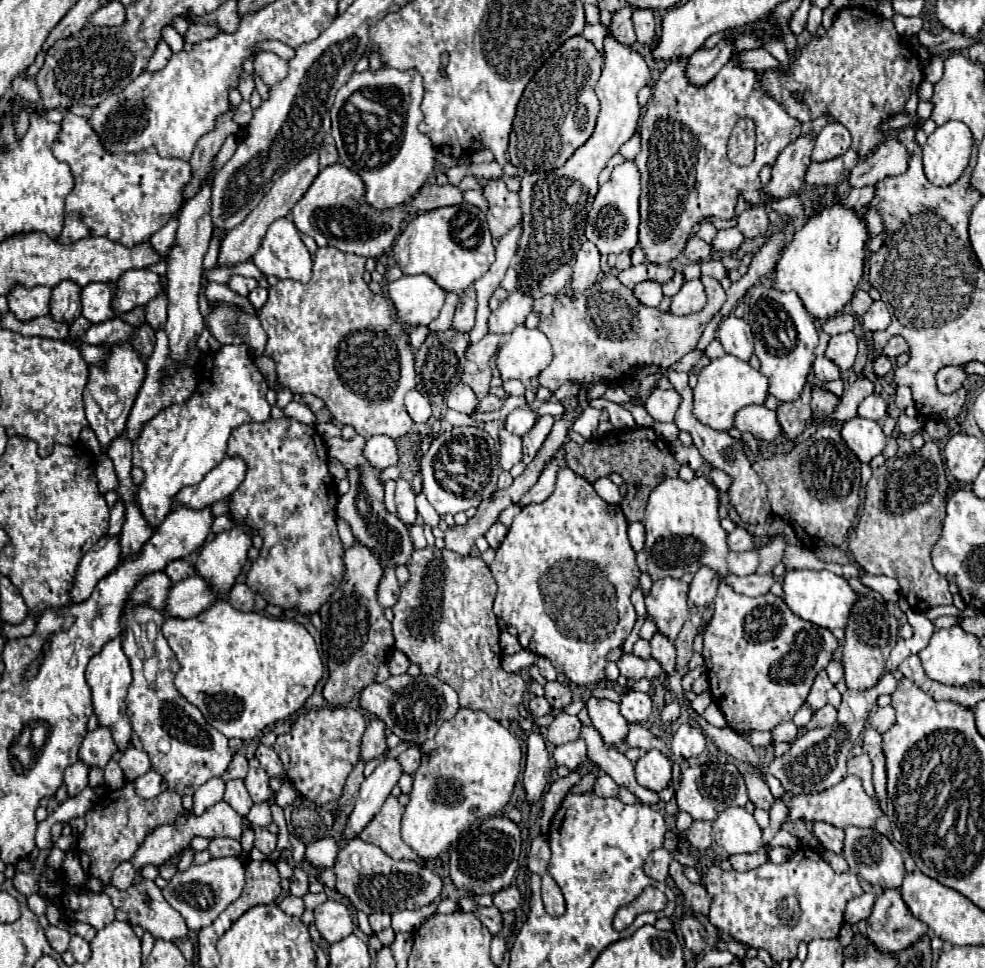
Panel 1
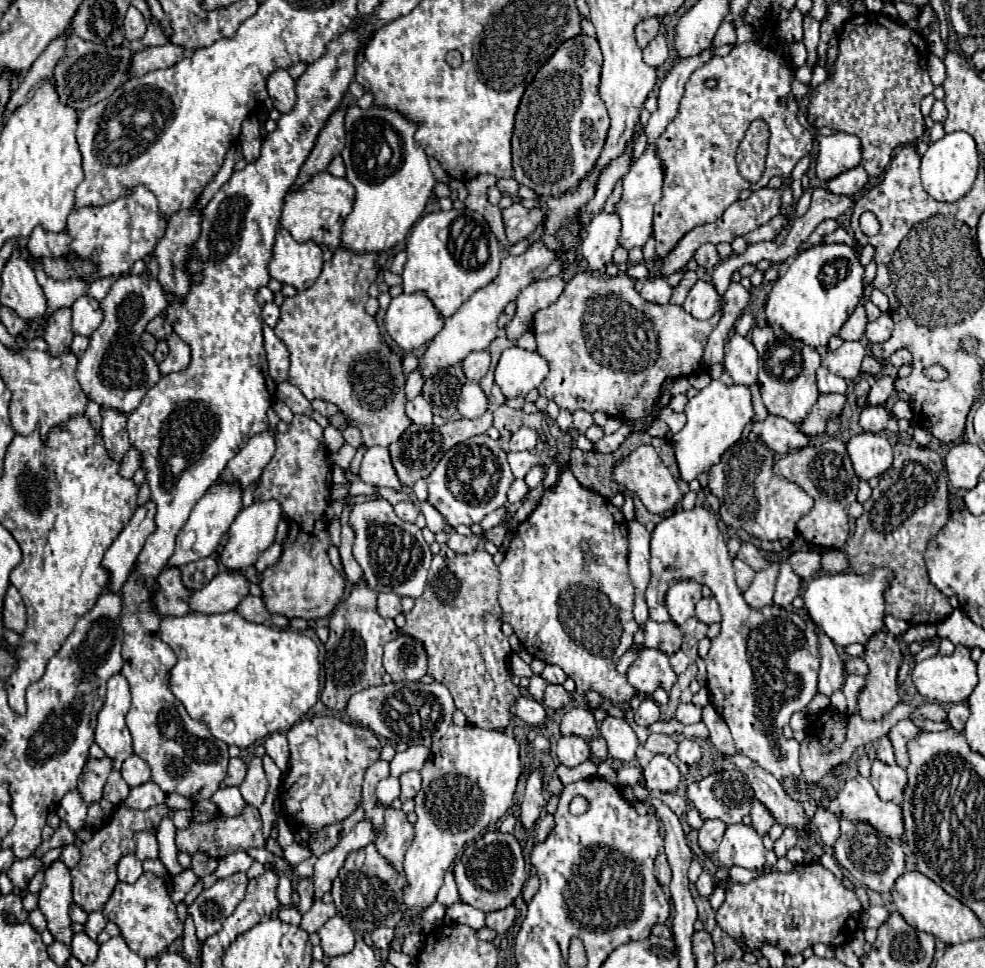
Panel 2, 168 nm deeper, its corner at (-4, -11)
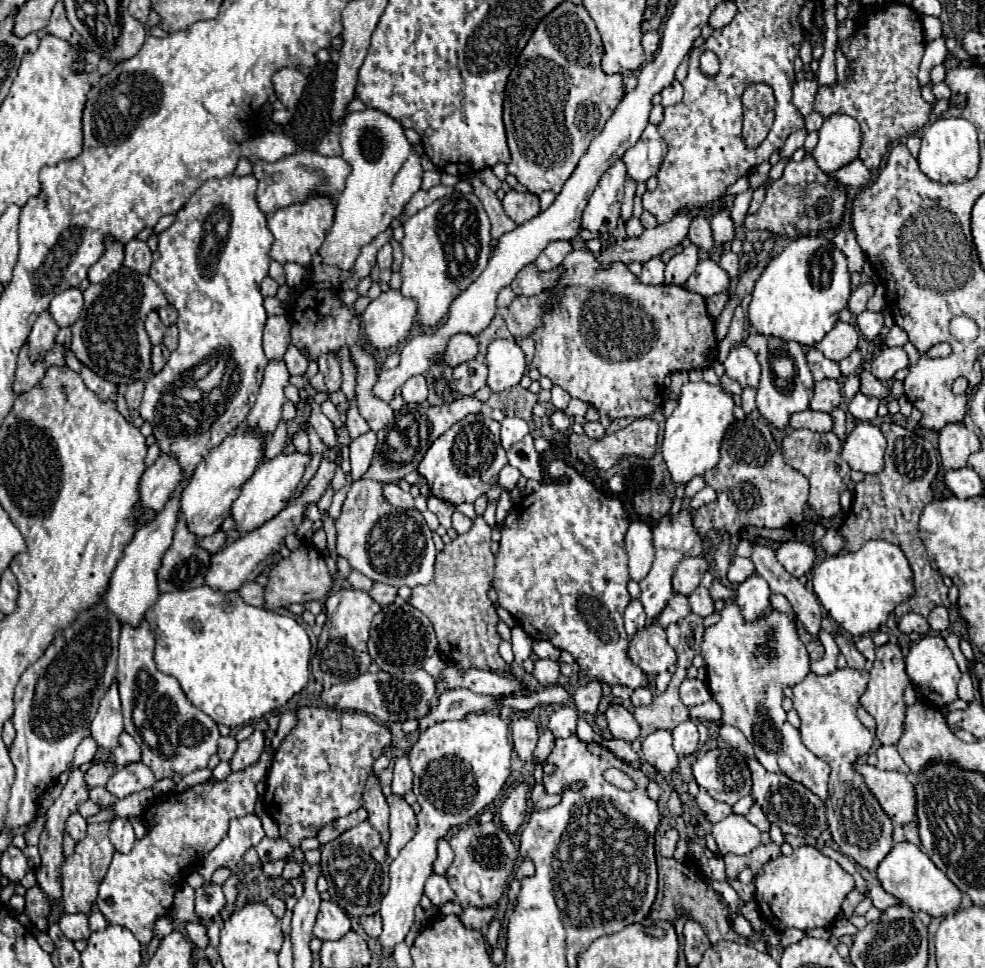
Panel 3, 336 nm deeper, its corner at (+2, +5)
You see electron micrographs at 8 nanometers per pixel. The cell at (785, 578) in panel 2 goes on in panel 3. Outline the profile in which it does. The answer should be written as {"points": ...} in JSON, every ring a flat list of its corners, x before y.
{"points":[[784,542,776,550,776,558,792,576,800,578,802,574,810,572,810,568,814,566,816,552,806,542]]}

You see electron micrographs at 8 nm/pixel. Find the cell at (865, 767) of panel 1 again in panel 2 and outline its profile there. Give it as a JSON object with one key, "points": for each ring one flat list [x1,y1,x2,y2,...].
{"points":[[874,760,872,772,870,772,870,782,882,800,898,798,898,802,900,802,902,790,906,786,906,772,898,764,888,766,888,764,882,764,880,760]]}

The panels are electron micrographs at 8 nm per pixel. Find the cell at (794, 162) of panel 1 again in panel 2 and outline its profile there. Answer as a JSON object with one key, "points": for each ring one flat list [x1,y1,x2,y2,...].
{"points":[[780,186,780,188,760,188,760,190,752,192,748,200,738,200,738,202,734,202,716,222,698,226,698,228,694,228,692,232,688,232,688,234,676,244,676,248,674,248,666,258,660,260,660,262,662,262,662,274,668,276,668,274,680,270,682,266,686,266,688,260,694,256,694,252,696,252,696,248,698,248,700,244,706,244,706,242,710,242,710,244,732,242,736,236,744,236,744,234,756,230,758,226,766,224,768,220,772,220,776,214,782,212,782,192,784,192,784,186]]}

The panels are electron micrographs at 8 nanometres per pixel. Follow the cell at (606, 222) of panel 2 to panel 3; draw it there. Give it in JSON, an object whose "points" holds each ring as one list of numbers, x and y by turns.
{"points":[[618,158,598,180,598,186,592,192,588,206,582,214,582,228,602,234,616,228,626,178,626,164,622,164,622,158]]}

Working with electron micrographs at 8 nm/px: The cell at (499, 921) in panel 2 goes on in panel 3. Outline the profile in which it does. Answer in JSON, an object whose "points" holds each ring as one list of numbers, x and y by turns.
{"points":[[464,908,460,914,460,920,466,928,470,930,486,930,486,926,490,924,490,920,494,918,496,908]]}

